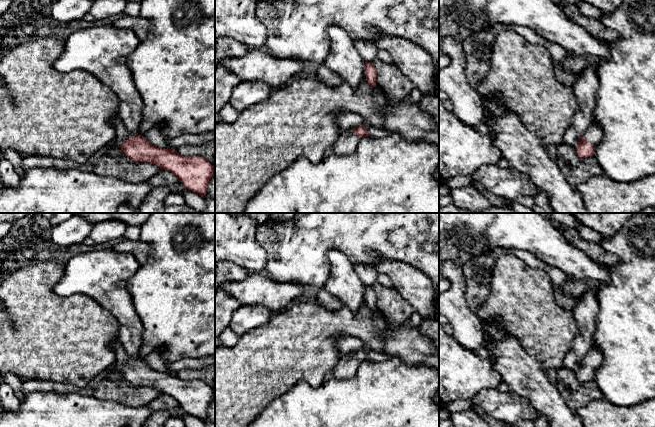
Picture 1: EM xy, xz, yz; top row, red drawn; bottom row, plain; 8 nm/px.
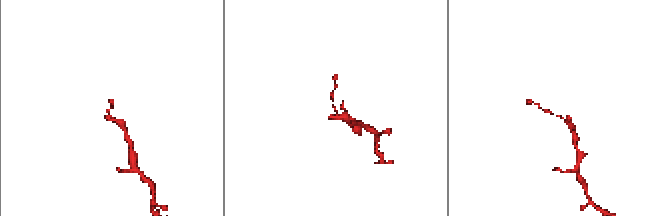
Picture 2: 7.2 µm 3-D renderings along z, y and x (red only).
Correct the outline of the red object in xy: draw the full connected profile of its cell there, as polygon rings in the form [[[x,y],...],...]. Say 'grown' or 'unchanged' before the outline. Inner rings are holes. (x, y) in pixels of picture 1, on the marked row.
grown; [[[118,115],[114,116],[112,123],[116,130],[114,143],[128,158],[153,163],[162,170],[170,171],[185,188],[204,198],[209,180],[214,176],[214,166],[209,161],[200,156],[183,156],[175,150],[152,145],[143,136],[128,131]]]

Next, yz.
grown; [[[592,121],[580,136],[578,145],[575,149],[580,160],[593,156],[595,153],[595,147],[602,138],[603,130],[601,126]]]

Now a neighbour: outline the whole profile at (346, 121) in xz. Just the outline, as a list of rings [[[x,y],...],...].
[[[342,112],[336,116],[336,123],[341,132],[343,131],[352,131],[359,127],[360,125],[365,124],[365,120],[362,116],[350,113]]]

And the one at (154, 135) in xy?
[[[156,127],[151,128],[141,136],[146,138],[154,146],[165,149],[171,149],[167,140],[164,138],[164,135],[159,128]]]

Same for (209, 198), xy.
[[[215,175],[209,180],[207,193],[203,199],[205,201],[203,213],[215,213]]]

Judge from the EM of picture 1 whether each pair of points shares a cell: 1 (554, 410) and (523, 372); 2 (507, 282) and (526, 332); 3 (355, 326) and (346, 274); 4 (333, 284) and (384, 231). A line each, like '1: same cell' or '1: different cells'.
1: same cell
2: same cell
3: different cells
4: different cells

